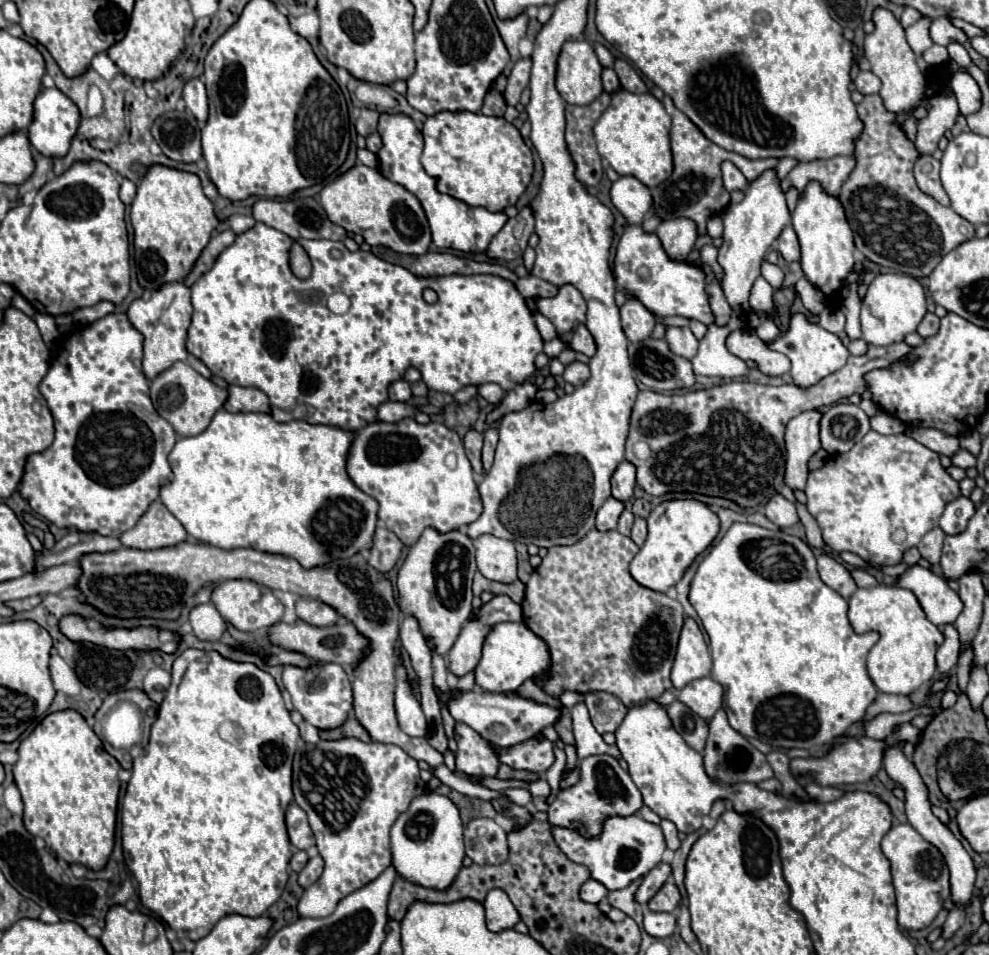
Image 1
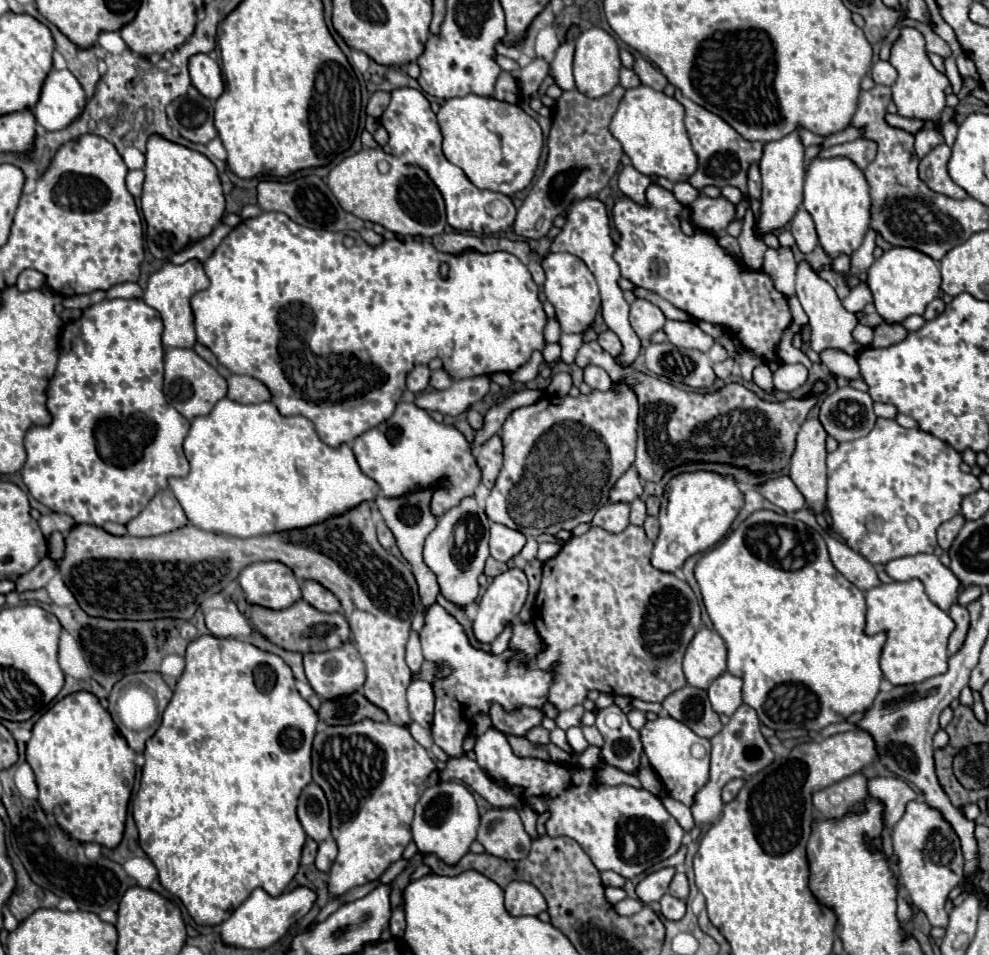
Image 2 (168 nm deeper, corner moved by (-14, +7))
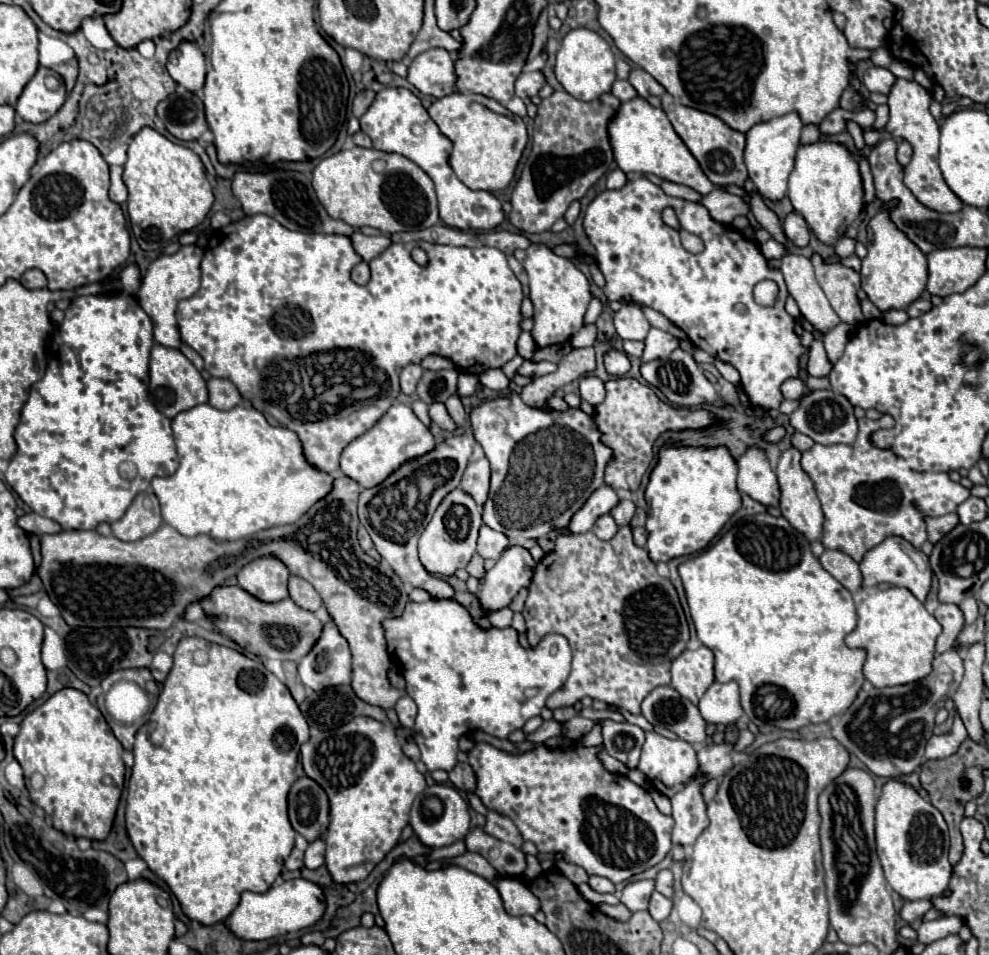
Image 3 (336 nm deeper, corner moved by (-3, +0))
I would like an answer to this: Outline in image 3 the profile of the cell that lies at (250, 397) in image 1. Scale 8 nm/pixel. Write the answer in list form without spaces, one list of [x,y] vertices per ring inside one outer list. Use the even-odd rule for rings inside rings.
[[[210,379],[208,381],[210,405],[216,409],[232,409],[242,403],[242,395],[238,393],[236,385],[228,379]]]

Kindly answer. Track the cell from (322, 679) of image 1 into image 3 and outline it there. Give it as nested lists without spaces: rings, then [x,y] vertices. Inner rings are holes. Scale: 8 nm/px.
[[[332,621],[324,625],[316,647],[298,663],[298,677],[304,687],[314,691],[350,683],[352,667],[348,643]]]

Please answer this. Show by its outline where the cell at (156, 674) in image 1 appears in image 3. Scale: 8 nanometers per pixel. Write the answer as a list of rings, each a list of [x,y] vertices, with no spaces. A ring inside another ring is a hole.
[[[156,653],[154,661],[152,661],[152,671],[162,671],[162,673],[170,673],[172,669],[172,657],[166,653]]]

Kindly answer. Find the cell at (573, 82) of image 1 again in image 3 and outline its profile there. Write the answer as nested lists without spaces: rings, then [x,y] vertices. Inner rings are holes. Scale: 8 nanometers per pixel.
[[[572,29],[562,39],[562,47],[556,55],[556,79],[572,97],[580,101],[594,101],[600,95],[608,93],[616,79],[614,53],[610,51],[610,45],[590,29]]]

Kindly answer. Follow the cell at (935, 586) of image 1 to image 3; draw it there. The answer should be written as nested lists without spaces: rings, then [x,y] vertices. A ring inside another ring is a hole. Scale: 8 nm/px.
[[[888,537],[884,543],[874,547],[872,551],[868,551],[860,563],[860,571],[862,571],[862,579],[864,579],[862,581],[864,589],[876,587],[880,583],[890,583],[890,585],[910,589],[910,593],[922,603],[926,603],[926,597],[932,587],[932,569],[930,569],[928,557],[922,551],[916,551],[908,541],[904,541],[900,537]]]

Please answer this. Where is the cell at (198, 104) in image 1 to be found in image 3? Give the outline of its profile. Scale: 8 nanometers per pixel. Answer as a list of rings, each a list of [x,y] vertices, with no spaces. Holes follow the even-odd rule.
[[[184,41],[176,51],[172,51],[166,69],[176,83],[184,85],[192,93],[198,93],[204,87],[206,61],[204,53],[196,43]]]

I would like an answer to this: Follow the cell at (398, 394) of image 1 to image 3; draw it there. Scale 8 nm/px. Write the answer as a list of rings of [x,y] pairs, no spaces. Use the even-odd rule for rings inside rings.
[[[410,363],[408,367],[402,369],[402,373],[400,373],[402,393],[412,395],[412,393],[416,391],[416,385],[418,385],[418,381],[420,381],[420,377],[422,377],[422,371],[424,371],[424,369],[422,369],[420,365],[414,365],[414,363]]]

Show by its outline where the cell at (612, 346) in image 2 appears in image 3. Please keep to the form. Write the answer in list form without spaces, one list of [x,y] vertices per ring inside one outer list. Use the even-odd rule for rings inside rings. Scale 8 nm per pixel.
[[[610,349],[604,353],[604,365],[606,365],[606,371],[610,375],[626,375],[628,369],[630,369],[630,361],[624,353],[616,351],[616,349]]]

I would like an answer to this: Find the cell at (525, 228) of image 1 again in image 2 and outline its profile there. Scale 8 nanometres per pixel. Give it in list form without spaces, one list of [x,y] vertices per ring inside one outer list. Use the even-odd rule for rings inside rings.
[[[623,86],[613,88],[607,96],[601,98],[587,98],[577,88],[565,90],[553,106],[551,114],[551,130],[547,138],[549,156],[543,174],[537,178],[537,182],[531,186],[523,206],[517,210],[515,218],[515,232],[523,236],[525,240],[539,240],[543,238],[551,226],[553,220],[567,212],[571,204],[597,196],[601,188],[611,180],[611,176],[617,172],[623,150],[617,138],[609,132],[609,122],[625,94]]]

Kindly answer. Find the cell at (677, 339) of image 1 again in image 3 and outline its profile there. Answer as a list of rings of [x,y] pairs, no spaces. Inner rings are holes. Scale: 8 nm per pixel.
[[[650,329],[648,337],[646,337],[646,349],[644,349],[644,355],[642,355],[642,361],[652,361],[652,359],[664,359],[668,357],[674,349],[680,347],[680,341],[666,333],[666,331],[660,331],[660,329]]]

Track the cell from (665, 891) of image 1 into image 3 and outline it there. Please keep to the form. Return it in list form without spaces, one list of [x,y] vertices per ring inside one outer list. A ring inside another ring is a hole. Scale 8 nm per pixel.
[[[666,869],[666,871],[660,871],[658,875],[656,875],[656,891],[658,893],[662,893],[664,897],[668,897],[668,899],[672,899],[672,873]]]

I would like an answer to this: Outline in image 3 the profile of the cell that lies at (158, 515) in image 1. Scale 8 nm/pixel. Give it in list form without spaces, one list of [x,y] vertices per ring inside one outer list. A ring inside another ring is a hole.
[[[152,491],[140,493],[126,515],[112,523],[112,535],[120,541],[138,541],[152,535],[164,523],[160,503]]]

